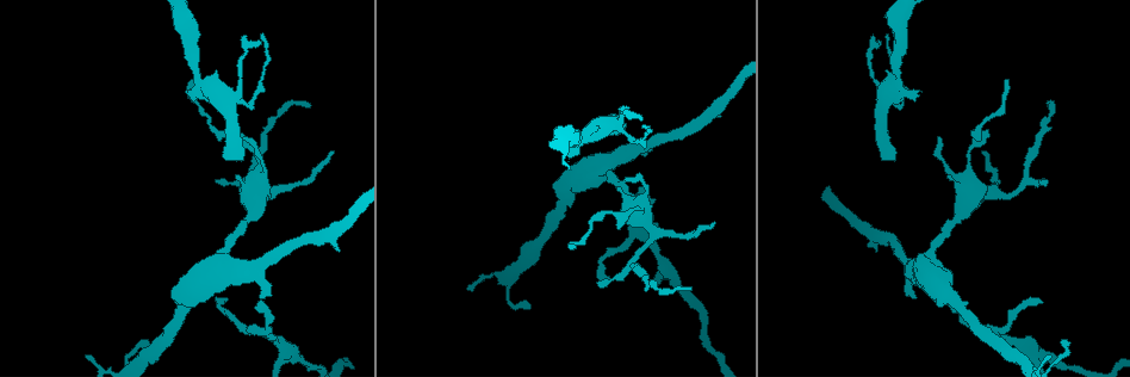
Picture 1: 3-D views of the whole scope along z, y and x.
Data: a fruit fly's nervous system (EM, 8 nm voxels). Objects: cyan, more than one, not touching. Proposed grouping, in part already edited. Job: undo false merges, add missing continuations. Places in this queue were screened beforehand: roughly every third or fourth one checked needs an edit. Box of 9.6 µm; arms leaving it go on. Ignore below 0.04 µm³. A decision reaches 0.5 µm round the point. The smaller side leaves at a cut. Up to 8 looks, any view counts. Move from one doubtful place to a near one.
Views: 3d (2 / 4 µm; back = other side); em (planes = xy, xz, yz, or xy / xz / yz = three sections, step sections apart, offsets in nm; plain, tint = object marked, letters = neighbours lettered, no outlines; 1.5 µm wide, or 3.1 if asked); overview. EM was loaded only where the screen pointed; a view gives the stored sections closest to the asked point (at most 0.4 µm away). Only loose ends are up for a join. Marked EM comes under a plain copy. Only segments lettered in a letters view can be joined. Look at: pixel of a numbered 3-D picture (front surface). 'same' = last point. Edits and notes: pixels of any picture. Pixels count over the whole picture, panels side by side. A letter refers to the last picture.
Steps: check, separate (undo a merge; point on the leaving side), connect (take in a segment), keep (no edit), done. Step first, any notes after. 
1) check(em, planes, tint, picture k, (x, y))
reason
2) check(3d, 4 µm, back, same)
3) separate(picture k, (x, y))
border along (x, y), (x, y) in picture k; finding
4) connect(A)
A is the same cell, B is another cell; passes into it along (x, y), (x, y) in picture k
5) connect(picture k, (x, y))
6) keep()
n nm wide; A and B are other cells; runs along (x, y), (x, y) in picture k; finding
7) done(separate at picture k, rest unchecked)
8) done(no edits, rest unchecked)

check(em, planes, letters, picture 1, (640, 119))
an open end

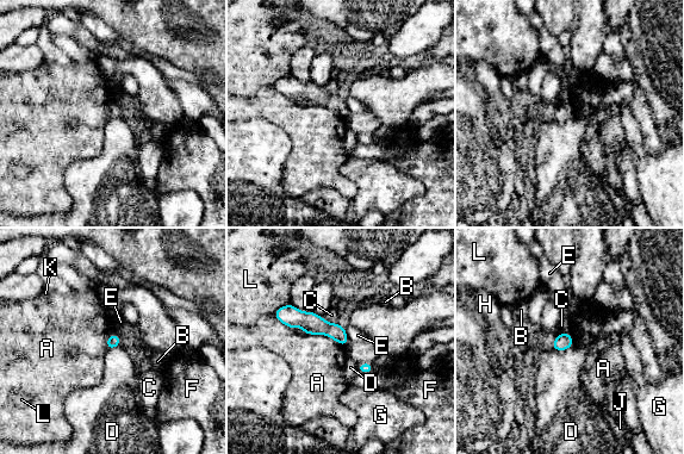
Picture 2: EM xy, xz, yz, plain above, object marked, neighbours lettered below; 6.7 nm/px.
keep()
A, B, C, D, E, F, G, H, J, K and L are other cells; border along (300, 333), (324, 334), (344, 347) in picture 2; none of them fits

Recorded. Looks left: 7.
check(em, planes, letters, picture 1, (916, 92))
an open end

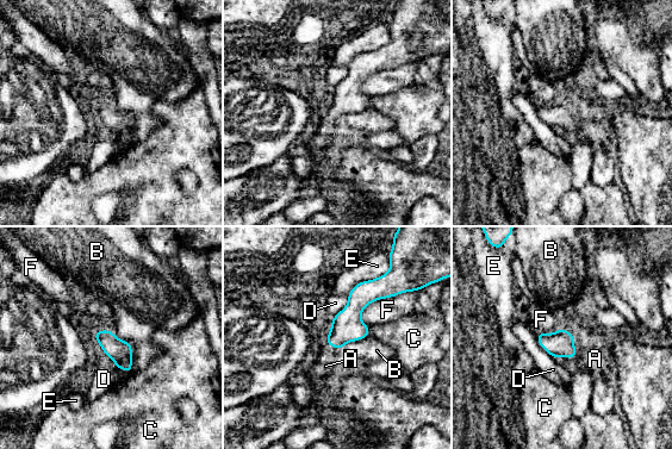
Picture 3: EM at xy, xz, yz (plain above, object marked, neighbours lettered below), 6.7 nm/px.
connect(A)
A is the same cell, B, C, D, E and F are other cells; the neuron continues

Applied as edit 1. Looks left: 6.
check(overview)

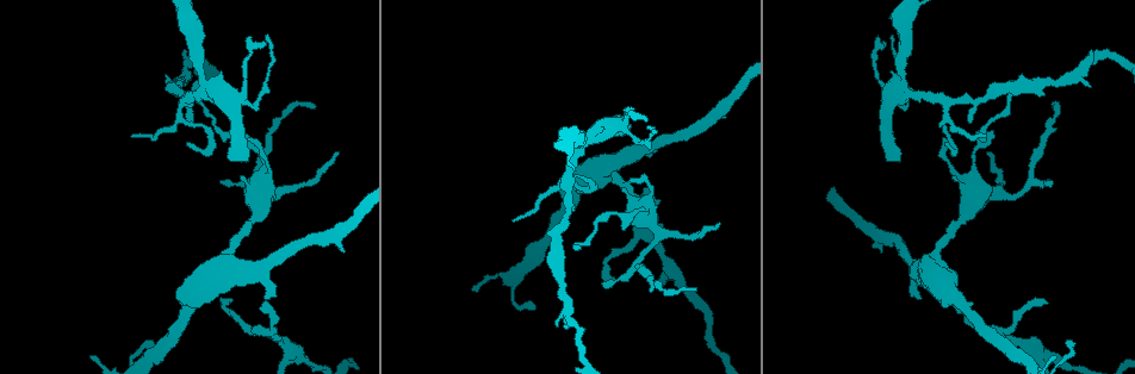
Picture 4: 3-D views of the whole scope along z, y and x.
check(3d, 2 µm, picture 4, (642, 208))
a narrow waist

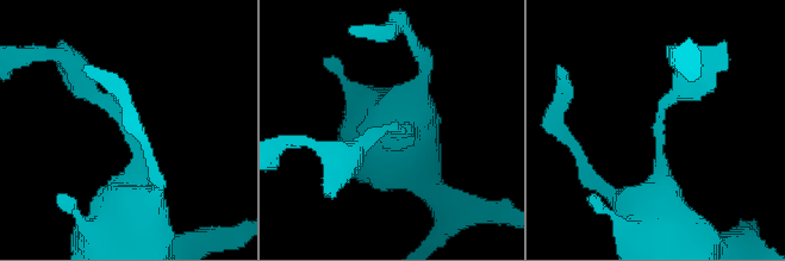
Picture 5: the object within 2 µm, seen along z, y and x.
check(em, yz, step 4, tint, picture 5, (661, 124))
need the tissue

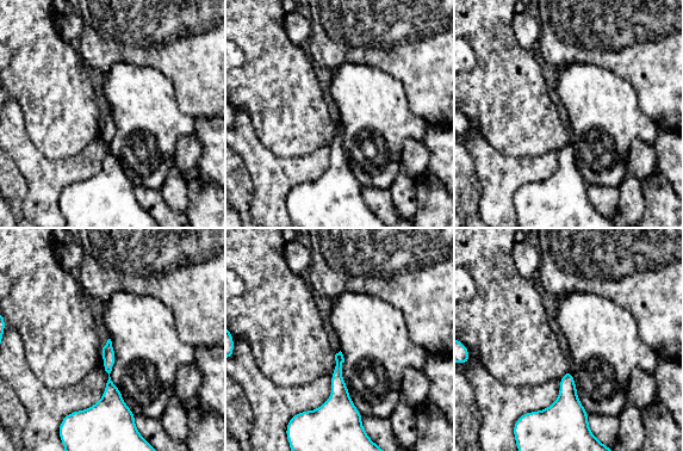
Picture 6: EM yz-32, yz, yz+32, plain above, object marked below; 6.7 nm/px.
check(em, yz, step 4, letters, same)

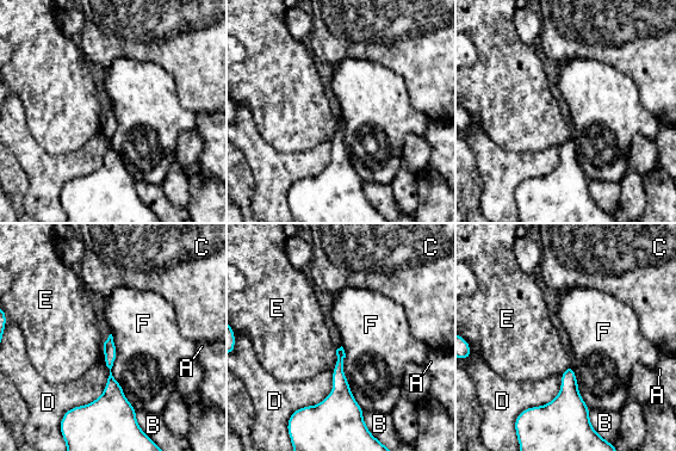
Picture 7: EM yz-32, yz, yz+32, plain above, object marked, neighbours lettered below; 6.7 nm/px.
keep()
A, B, C, D, E and F are other cells; runs along (110, 340), (111, 400), (109, 409) in picture 7; one neuron here

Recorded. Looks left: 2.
done(connect at picture 3, rest unchecked)

